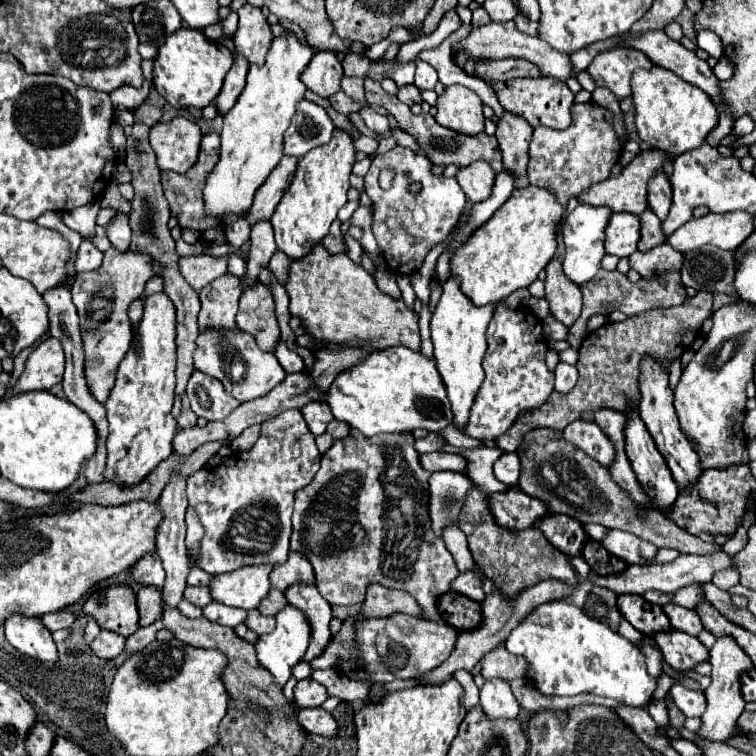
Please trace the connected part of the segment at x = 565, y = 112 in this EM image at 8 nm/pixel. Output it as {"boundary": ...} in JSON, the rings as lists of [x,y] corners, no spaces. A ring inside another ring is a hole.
{"boundary":[[[538,77],[538,79],[518,79],[518,81],[504,81],[494,83],[490,79],[484,79],[494,91],[500,101],[500,105],[522,119],[526,119],[532,127],[544,125],[550,129],[566,129],[570,125],[570,107],[574,103],[574,93],[568,89],[564,81],[558,81],[554,77]]]}

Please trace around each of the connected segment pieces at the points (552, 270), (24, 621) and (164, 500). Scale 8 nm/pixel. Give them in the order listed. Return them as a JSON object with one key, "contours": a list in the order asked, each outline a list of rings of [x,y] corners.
{"contours":[[[[564,211],[560,227],[556,231],[556,241],[558,241],[558,251],[554,253],[554,257],[550,259],[550,263],[546,265],[546,301],[550,303],[550,311],[552,315],[566,327],[570,327],[582,309],[582,293],[580,287],[574,285],[572,281],[566,281],[566,277],[562,277],[562,257],[565,255],[565,245],[562,239],[562,223],[568,217],[568,211]]],[[[14,613],[4,621],[6,639],[20,653],[26,653],[40,661],[56,661],[56,645],[50,631],[38,617],[26,617]]],[[[174,469],[172,477],[170,477],[170,483],[164,487],[158,503],[160,503],[162,513],[164,513],[164,519],[162,519],[158,537],[156,537],[156,547],[158,547],[156,551],[158,551],[158,555],[162,559],[162,567],[166,571],[166,581],[164,581],[164,587],[162,587],[162,599],[168,607],[176,607],[182,601],[182,593],[184,593],[184,587],[186,587],[186,575],[190,571],[190,561],[188,561],[186,545],[184,545],[184,537],[186,537],[184,513],[186,513],[186,507],[188,507],[186,477],[178,469]]]]}

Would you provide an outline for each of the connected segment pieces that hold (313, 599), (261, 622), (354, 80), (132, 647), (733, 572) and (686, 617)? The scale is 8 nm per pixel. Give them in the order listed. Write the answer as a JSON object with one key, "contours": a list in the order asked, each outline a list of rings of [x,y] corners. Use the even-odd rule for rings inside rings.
{"contours":[[[[298,581],[294,585],[290,585],[284,591],[288,603],[292,603],[294,607],[302,609],[312,625],[312,637],[310,637],[310,645],[306,651],[304,661],[312,661],[314,657],[318,657],[322,653],[322,649],[326,649],[328,641],[330,641],[330,629],[328,623],[332,619],[332,611],[330,611],[330,603],[326,603],[326,599],[318,593],[318,589],[310,583]]],[[[258,609],[248,611],[248,617],[246,617],[244,623],[246,623],[246,627],[252,629],[258,637],[274,631],[274,617],[264,617],[264,615],[260,615]]],[[[342,77],[342,91],[348,95],[348,97],[354,97],[354,101],[362,101],[366,103],[366,97],[364,97],[364,87],[362,87],[364,79],[360,77]]],[[[156,619],[154,623],[150,623],[148,627],[140,627],[130,639],[126,639],[126,649],[136,653],[136,651],[142,651],[146,645],[150,645],[154,639],[156,639],[156,633],[164,629],[164,623],[162,619]]],[[[734,567],[722,569],[722,571],[718,571],[718,573],[712,577],[712,583],[718,585],[720,589],[728,591],[730,587],[734,587],[734,585],[738,583],[738,571]]],[[[668,603],[668,605],[664,605],[664,613],[668,615],[670,625],[678,631],[684,631],[684,633],[694,635],[694,637],[702,631],[702,623],[698,621],[698,615],[692,609]]]]}

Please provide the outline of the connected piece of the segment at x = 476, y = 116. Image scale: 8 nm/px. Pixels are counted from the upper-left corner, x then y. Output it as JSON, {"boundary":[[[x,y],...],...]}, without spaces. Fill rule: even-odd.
{"boundary":[[[450,85],[438,97],[438,113],[434,115],[438,125],[446,125],[462,135],[476,135],[484,131],[484,115],[480,97],[462,85]]]}

